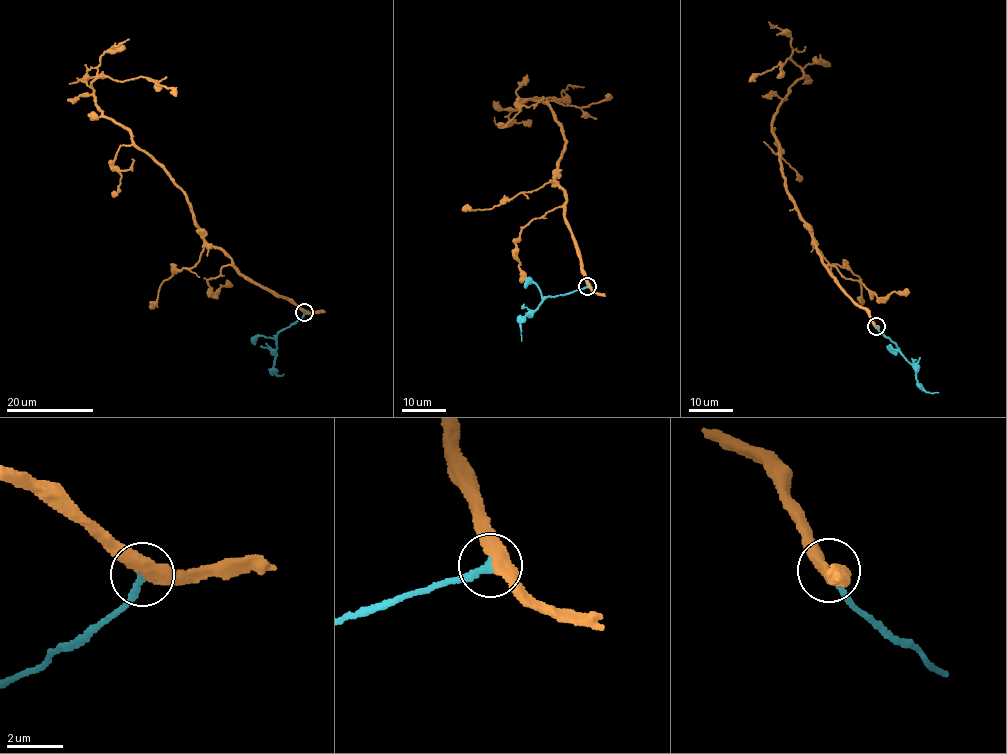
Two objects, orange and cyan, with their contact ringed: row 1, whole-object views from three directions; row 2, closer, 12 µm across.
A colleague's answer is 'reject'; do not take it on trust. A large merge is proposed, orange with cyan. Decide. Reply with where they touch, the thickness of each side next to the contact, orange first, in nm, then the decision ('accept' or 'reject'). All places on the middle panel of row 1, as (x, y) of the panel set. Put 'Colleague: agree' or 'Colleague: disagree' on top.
Colleague: disagree
at (587, 286); 440 nm thick on the orange side, 200 nm on the other; accept

